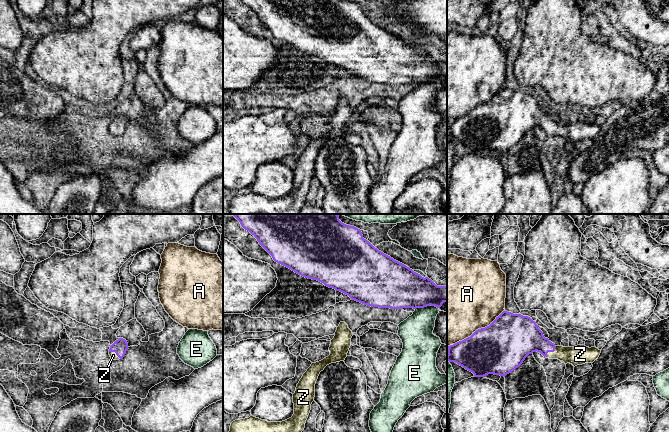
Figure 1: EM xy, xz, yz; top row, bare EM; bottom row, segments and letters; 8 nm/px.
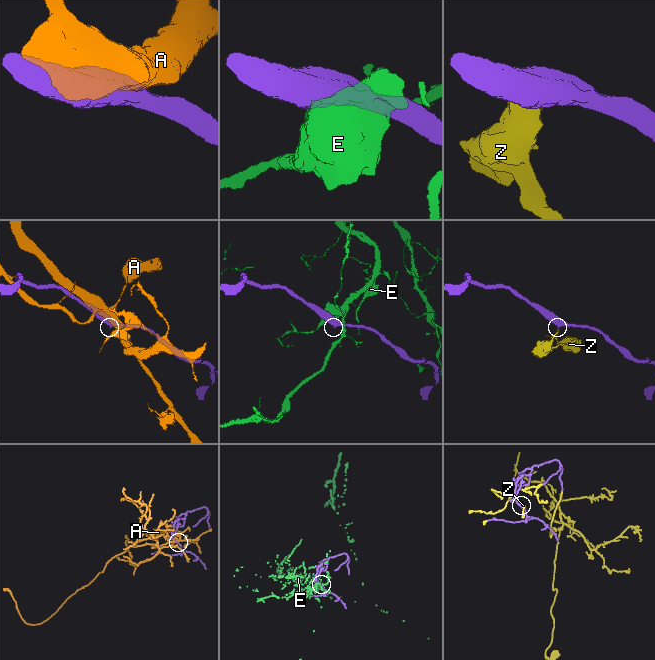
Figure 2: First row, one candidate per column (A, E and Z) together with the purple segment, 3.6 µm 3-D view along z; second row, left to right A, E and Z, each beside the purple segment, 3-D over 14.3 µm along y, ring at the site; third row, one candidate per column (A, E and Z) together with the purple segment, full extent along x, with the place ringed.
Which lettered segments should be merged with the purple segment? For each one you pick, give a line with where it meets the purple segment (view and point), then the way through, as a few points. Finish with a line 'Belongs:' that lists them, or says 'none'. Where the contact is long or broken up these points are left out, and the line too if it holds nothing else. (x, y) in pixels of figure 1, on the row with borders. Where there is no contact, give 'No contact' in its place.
Z: Touches purple at yz (550, 351)
Belongs: Z

